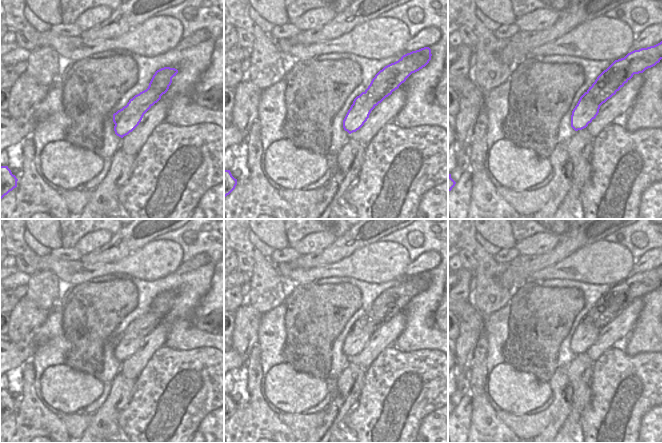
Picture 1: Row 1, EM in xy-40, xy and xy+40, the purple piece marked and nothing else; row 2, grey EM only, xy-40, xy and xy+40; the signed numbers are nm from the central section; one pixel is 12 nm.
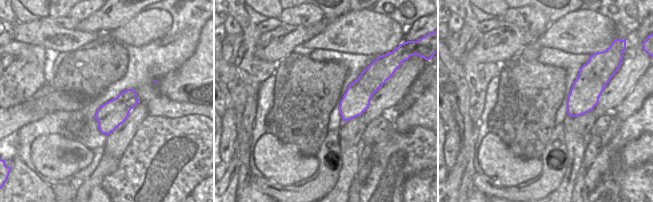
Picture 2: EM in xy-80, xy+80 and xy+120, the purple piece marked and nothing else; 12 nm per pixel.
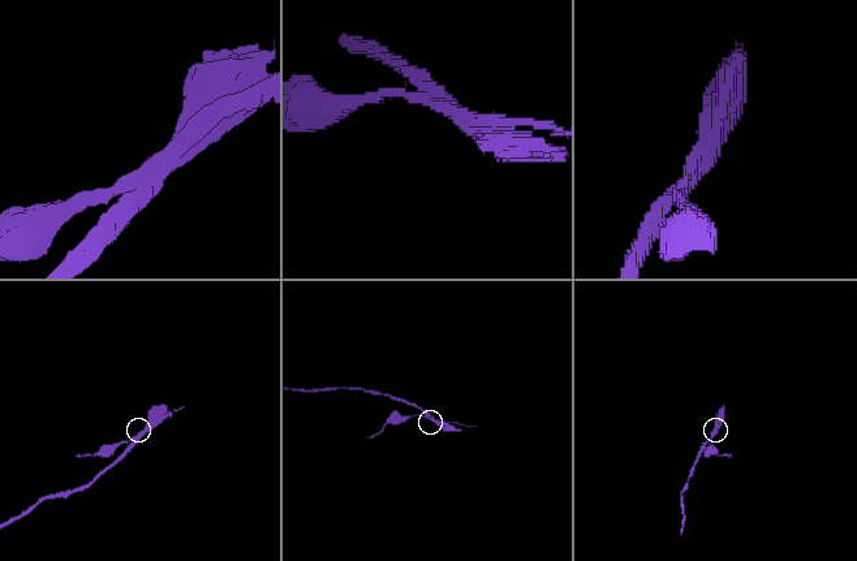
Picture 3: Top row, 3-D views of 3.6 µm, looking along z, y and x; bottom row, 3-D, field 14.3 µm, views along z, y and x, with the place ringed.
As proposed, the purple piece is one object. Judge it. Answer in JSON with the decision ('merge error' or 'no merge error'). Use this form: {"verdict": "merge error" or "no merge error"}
{"verdict": "merge error"}

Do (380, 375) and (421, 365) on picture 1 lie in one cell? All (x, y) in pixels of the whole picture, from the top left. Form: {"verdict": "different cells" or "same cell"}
{"verdict": "same cell"}

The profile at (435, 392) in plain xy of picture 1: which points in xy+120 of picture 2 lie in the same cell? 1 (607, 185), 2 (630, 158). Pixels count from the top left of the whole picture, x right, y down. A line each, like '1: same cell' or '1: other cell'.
1: same cell
2: same cell

